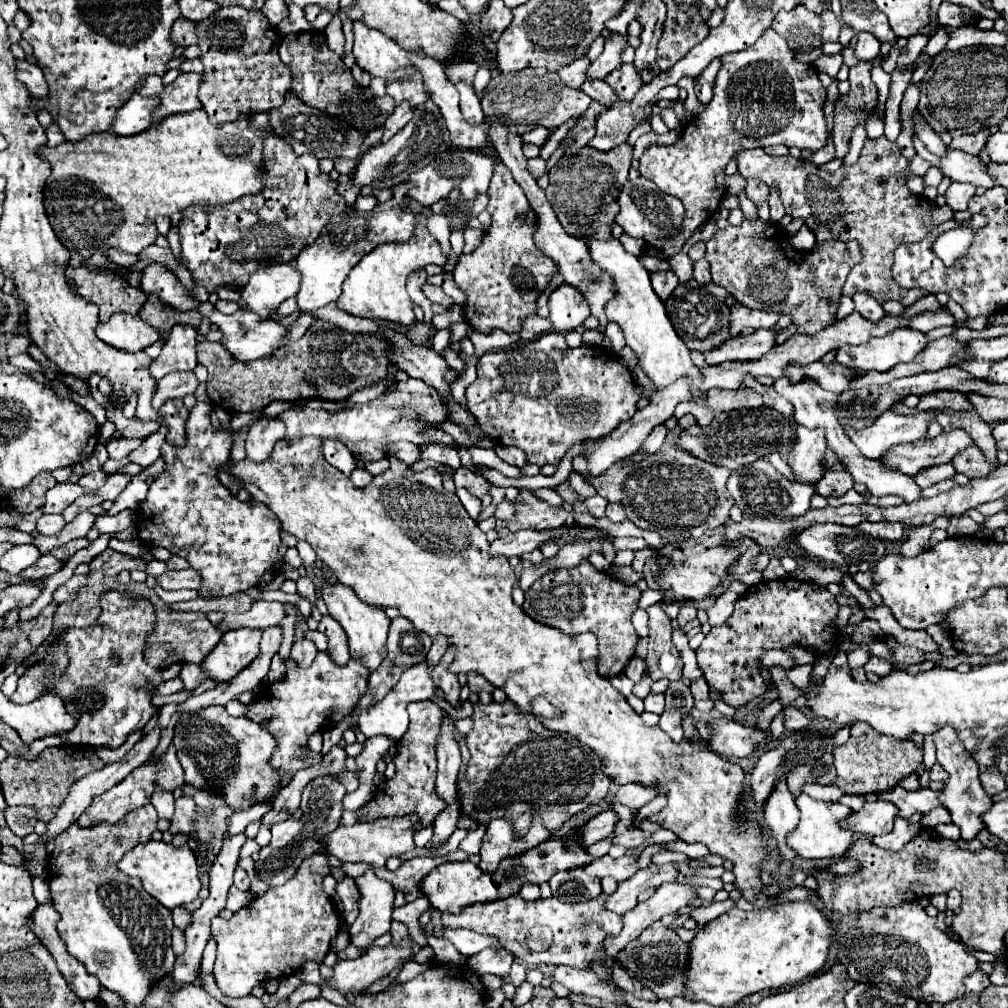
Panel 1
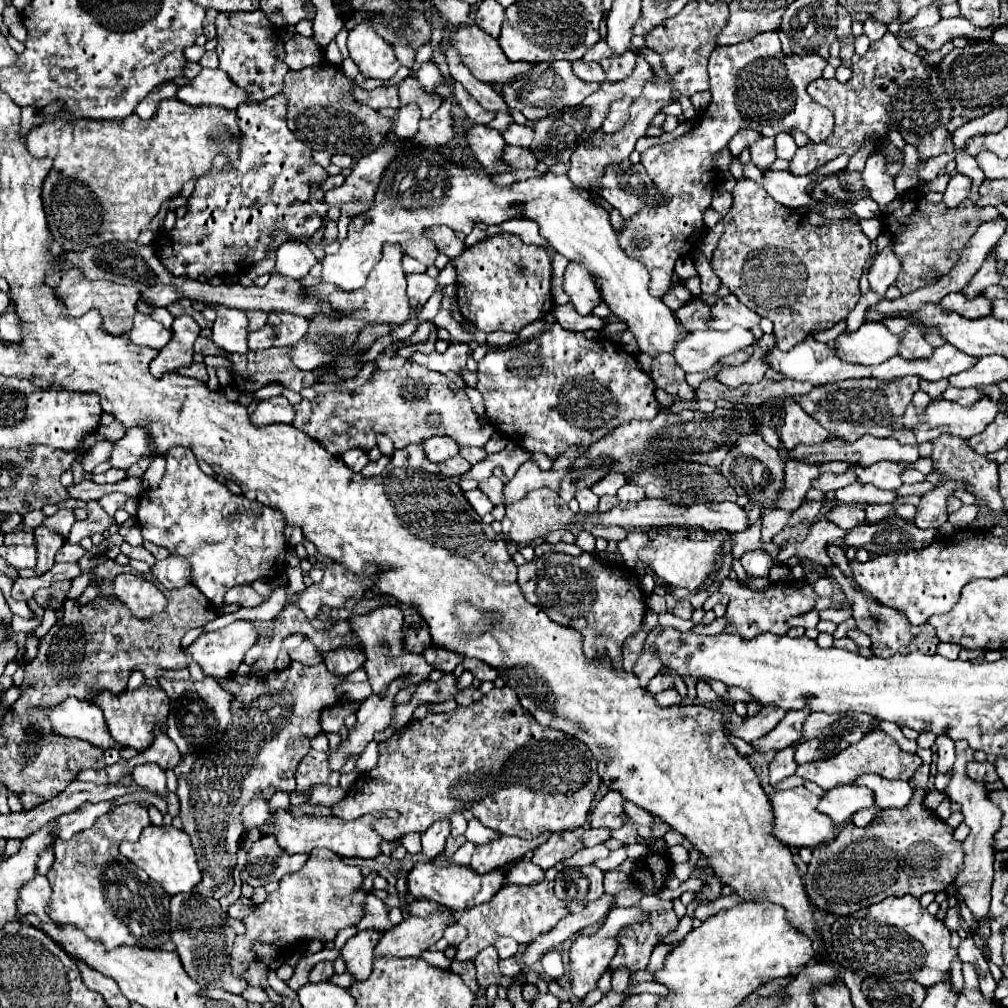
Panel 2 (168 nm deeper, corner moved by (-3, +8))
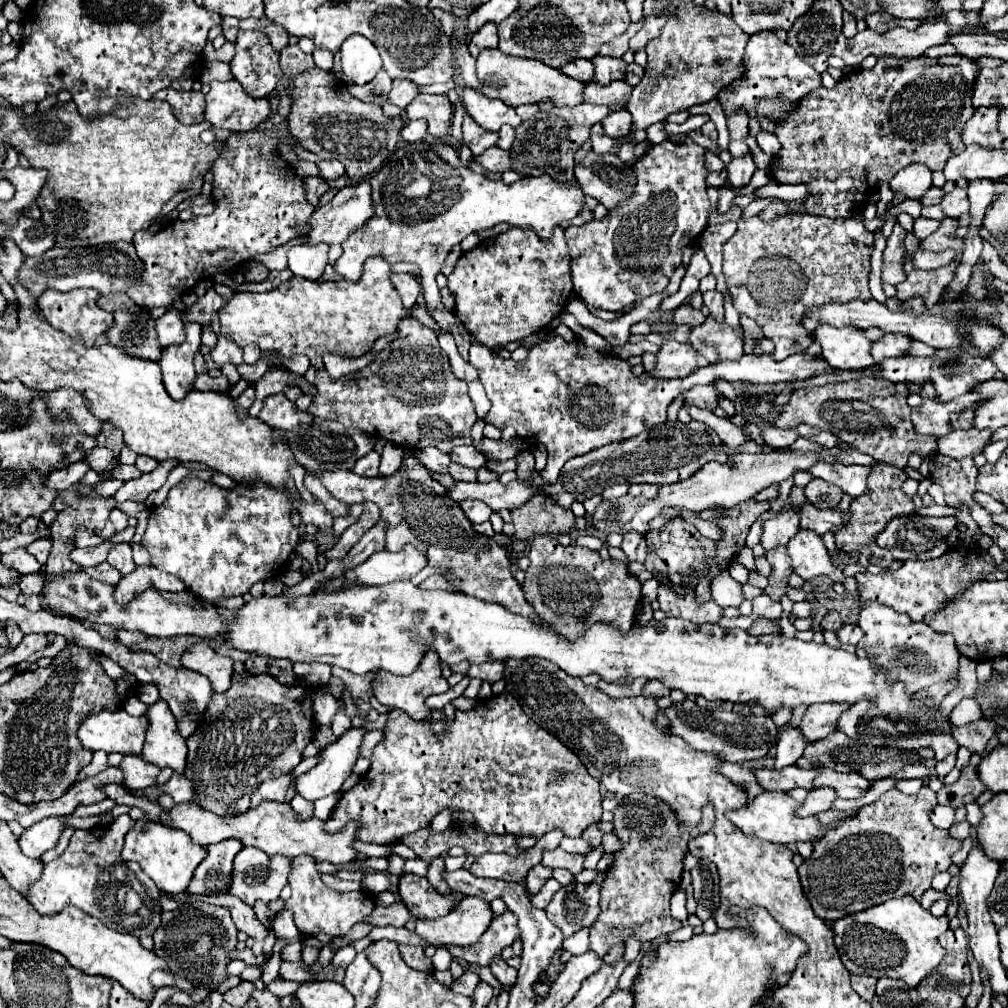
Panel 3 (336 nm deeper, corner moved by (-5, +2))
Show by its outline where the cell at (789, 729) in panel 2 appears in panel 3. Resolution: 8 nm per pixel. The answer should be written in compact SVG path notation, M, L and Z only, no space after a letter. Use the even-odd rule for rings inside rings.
M819 703L811 705L807 713L801 719L801 731L809 743L819 741L827 737L829 733L837 731L837 721L843 711L847 711L851 705L841 705L841 703Z

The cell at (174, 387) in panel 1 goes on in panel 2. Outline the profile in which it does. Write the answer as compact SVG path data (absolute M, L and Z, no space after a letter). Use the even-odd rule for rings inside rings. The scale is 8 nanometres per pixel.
M193 363L191 367L181 367L179 373L187 375L187 377L195 377L195 379L199 379L203 383L207 381L207 367L205 367L205 363Z

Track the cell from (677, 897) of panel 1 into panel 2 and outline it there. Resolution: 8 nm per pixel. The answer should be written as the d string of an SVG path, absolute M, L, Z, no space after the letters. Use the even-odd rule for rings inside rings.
M615 907L609 911L603 927L595 933L595 935L581 935L573 947L571 947L571 981L573 981L573 995L583 999L589 991L593 991L597 987L597 979L607 971L609 967L609 961L615 957L615 951L619 947L619 931L623 927L629 927L633 923L641 923L647 919L647 911L639 909L639 907Z

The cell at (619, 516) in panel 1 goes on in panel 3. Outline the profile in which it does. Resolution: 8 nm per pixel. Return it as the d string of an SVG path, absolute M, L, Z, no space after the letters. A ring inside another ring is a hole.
M631 485L629 495L635 495L635 497L643 495L647 499L651 499L651 497L657 495L657 489L659 489L659 485Z

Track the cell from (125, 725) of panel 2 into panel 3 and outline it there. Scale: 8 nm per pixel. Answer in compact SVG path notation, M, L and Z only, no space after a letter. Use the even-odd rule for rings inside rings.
M157 701L147 711L149 729L141 757L157 767L171 767L177 773L185 773L187 745L177 733L175 717L165 701Z

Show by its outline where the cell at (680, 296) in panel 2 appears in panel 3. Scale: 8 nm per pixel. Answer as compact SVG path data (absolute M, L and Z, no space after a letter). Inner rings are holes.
M683 303L681 307L677 307L675 311L675 323L677 325L689 325L689 327L697 327L705 323L705 315L697 309L693 309L689 303Z

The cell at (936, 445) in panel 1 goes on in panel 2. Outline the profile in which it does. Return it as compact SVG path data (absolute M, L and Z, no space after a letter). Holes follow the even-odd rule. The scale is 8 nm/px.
M865 435L855 443L841 443L837 439L827 439L821 445L799 445L797 449L789 451L789 457L803 459L809 463L829 463L829 461L847 461L857 463L861 461L865 467L879 463L879 461L903 461L915 463L921 455L917 445L901 445L897 439L891 437L873 437Z

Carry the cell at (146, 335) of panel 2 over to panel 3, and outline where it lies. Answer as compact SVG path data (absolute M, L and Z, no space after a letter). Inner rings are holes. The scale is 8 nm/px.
M171 307L163 317L157 319L157 333L159 333L159 341L161 347L173 345L173 343L181 343L185 341L185 323L181 319L181 311Z

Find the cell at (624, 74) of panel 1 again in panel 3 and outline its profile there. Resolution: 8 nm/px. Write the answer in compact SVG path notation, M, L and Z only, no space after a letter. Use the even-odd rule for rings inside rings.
M593 57L591 59L595 73L593 73L593 81L607 85L609 81L617 81L617 79L625 79L625 71L627 71L627 63L623 59L613 59L613 57Z

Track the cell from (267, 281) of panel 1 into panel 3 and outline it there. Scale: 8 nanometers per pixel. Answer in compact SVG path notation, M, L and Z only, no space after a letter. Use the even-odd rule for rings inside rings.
M313 245L313 247L291 247L289 257L289 269L293 275L305 277L309 281L317 281L325 267L327 267L327 251L329 245Z

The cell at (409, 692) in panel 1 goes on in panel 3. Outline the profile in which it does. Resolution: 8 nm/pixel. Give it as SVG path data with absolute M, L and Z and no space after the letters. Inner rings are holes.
M351 727L345 731L337 743L321 751L321 763L311 771L303 773L295 781L295 793L307 801L317 801L321 797L333 795L341 789L343 781L351 775L351 769L359 755L359 745L365 729Z

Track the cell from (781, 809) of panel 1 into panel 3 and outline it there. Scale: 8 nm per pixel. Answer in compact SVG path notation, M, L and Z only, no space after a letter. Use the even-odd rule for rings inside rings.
M787 725L783 727L783 733L777 741L777 755L775 755L775 767L781 769L785 765L793 765L801 755L803 755L803 749L805 749L807 741L805 737L801 737L801 729L793 727L793 725Z

